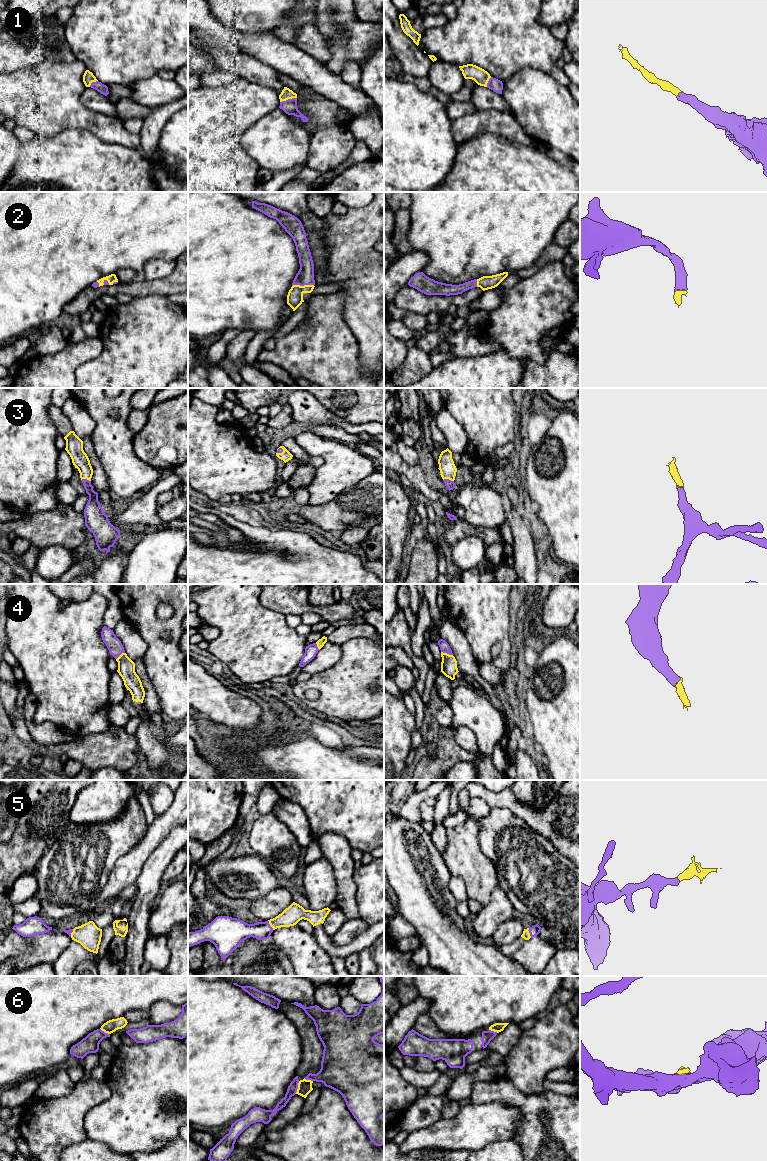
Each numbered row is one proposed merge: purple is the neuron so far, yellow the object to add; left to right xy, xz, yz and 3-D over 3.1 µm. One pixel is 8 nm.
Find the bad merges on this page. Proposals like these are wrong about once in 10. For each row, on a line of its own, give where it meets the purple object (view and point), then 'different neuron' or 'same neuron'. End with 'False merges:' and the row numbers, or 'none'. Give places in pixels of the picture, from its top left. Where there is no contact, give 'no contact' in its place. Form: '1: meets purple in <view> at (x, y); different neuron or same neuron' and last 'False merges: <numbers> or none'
1: meets purple in xz at (288, 99); same neuron
2: meets purple in xz at (302, 285); same neuron
3: meets purple in yz at (448, 479); same neuron
4: meets purple in yz at (447, 653); same neuron
5: meets purple in yz at (529, 932); same neuron
6: meets purple in xz at (297, 1087); different neuron
False merges: 6

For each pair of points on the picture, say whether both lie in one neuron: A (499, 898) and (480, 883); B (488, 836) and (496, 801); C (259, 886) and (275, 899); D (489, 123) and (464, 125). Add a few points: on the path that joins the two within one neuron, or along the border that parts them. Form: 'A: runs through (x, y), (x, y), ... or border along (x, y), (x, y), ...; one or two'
A: border along (498, 886), (493, 890), (490, 900), (482, 907); two
B: border along (491, 808), (508, 808), (517, 816); two
C: border along (280, 886), (251, 902); two
D: runs through (483, 123), (470, 125); one

